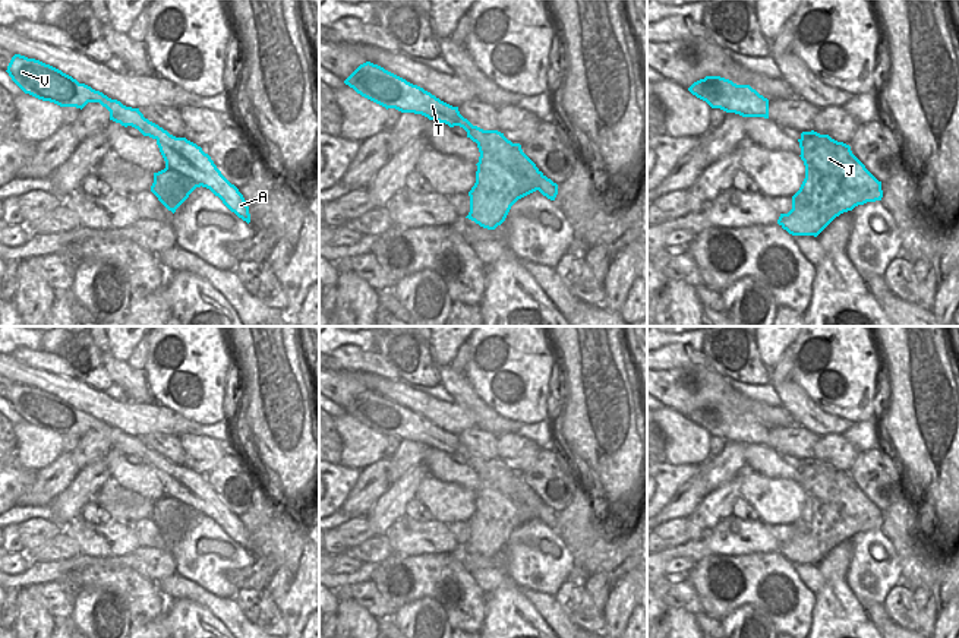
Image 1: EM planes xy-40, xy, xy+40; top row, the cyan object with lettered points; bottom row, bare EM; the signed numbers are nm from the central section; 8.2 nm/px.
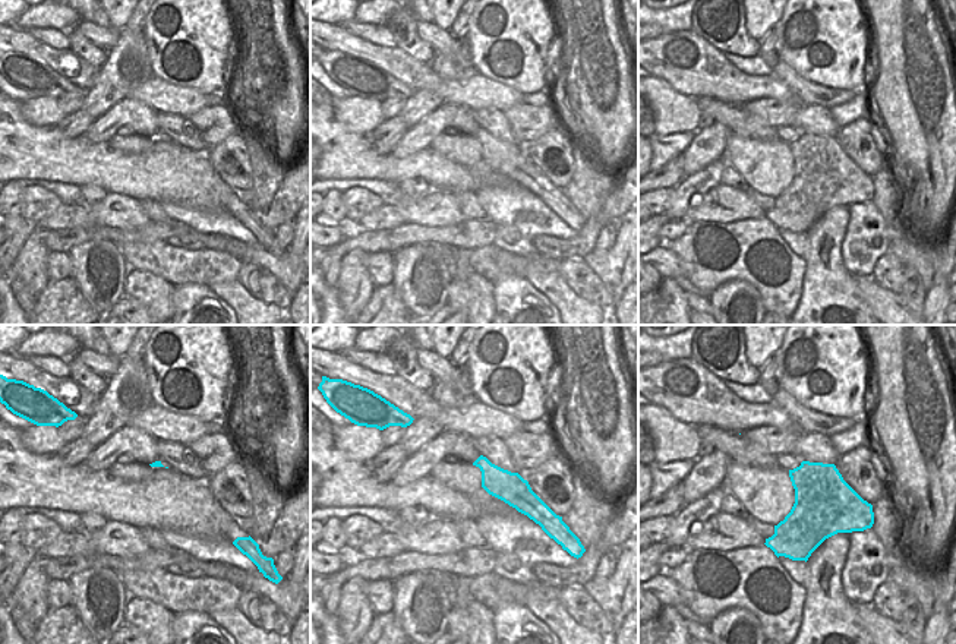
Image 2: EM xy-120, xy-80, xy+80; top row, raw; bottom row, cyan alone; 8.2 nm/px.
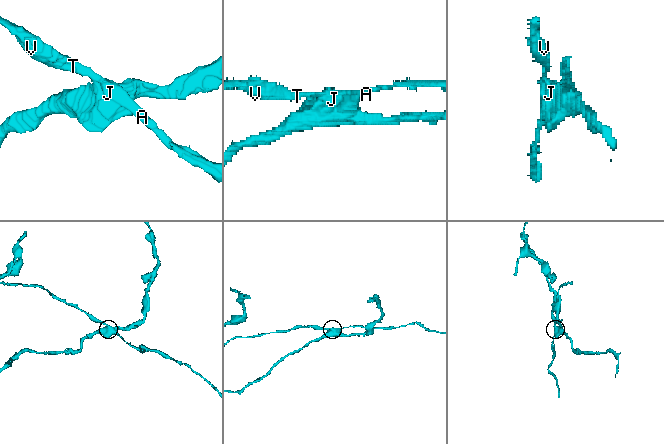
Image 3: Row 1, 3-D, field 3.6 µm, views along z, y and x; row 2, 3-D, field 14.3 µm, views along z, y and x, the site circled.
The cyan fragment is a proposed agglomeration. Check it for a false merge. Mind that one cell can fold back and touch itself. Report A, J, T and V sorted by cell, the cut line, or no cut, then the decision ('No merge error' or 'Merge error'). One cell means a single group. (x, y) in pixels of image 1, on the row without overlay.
Groups: A T V / J. Split along xy (478, 470), (495, 488), (539, 504), (540, 517). Merge error.

